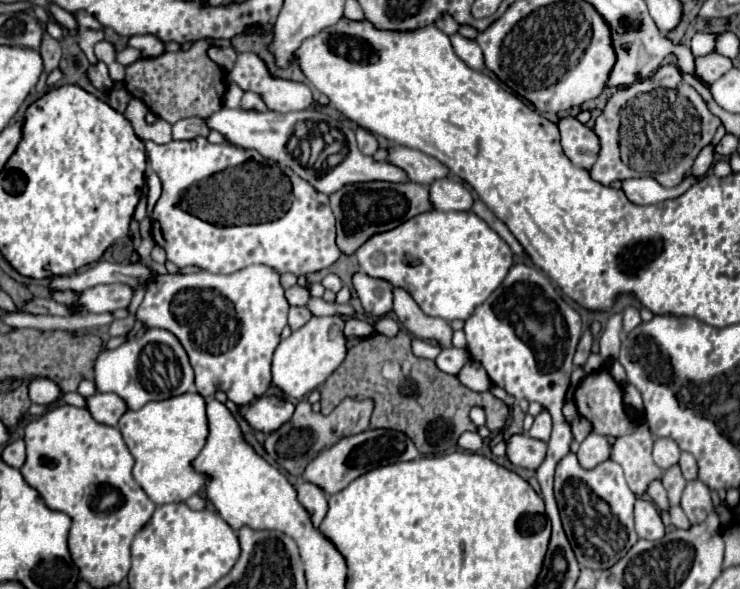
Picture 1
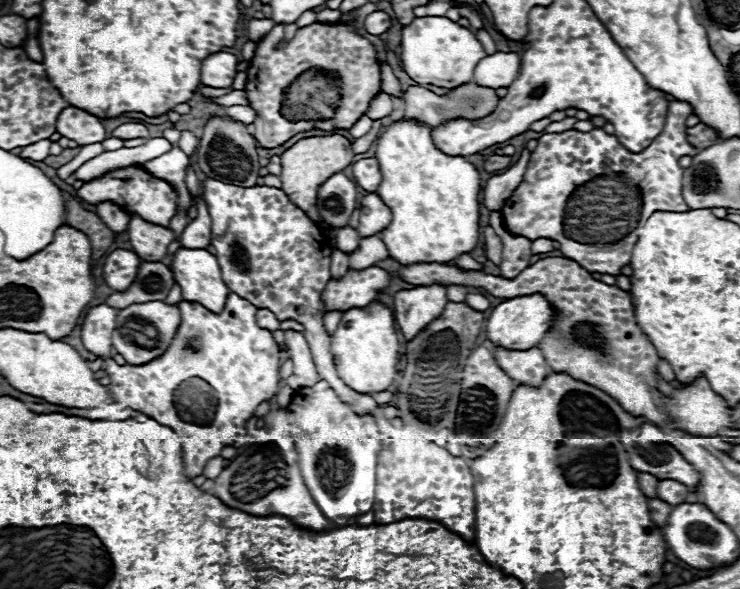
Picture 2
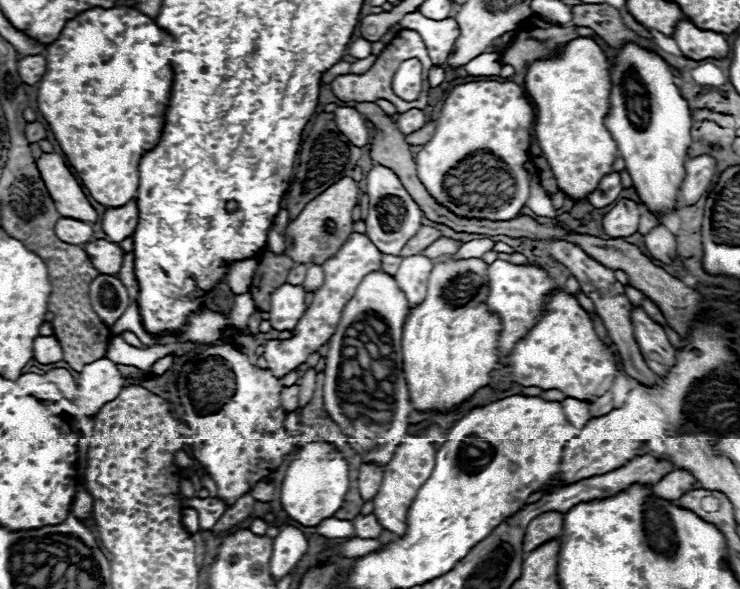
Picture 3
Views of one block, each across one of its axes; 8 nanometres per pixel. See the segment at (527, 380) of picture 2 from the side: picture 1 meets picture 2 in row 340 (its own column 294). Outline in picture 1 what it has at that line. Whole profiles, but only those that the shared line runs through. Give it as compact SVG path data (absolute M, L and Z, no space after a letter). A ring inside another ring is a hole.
M298 480L294 484L294 488L298 492L300 504L308 510L314 528L318 528L320 522L322 522L322 518L328 512L328 498L326 498L326 494L318 486L314 486L314 484L306 482L306 480Z

